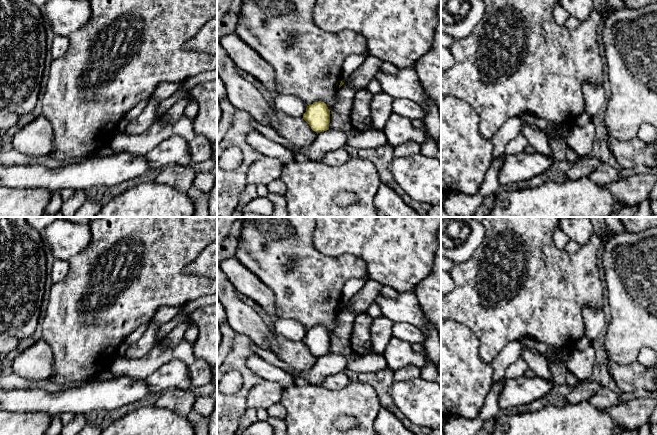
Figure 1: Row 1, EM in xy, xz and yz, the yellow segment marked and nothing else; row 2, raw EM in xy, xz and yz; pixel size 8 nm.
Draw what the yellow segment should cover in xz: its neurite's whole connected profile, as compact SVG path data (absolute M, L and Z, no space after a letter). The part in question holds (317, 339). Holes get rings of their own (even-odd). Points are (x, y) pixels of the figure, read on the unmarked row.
M315 326L306 332L303 343L317 358L329 353L330 334L324 326Z

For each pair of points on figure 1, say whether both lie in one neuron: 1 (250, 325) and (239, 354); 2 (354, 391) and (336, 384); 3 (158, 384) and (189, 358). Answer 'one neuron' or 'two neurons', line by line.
1: two neurons
2: two neurons
3: two neurons

